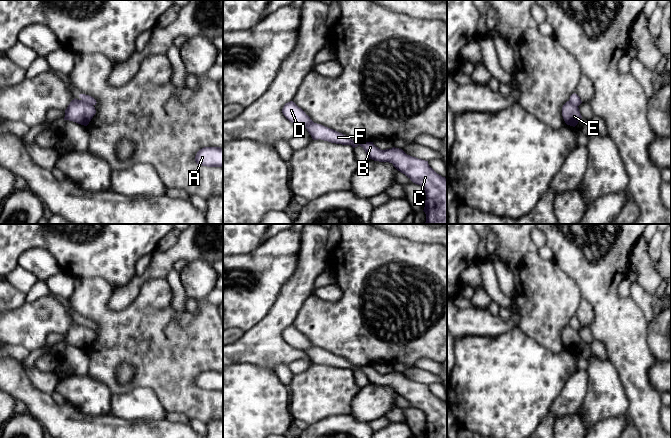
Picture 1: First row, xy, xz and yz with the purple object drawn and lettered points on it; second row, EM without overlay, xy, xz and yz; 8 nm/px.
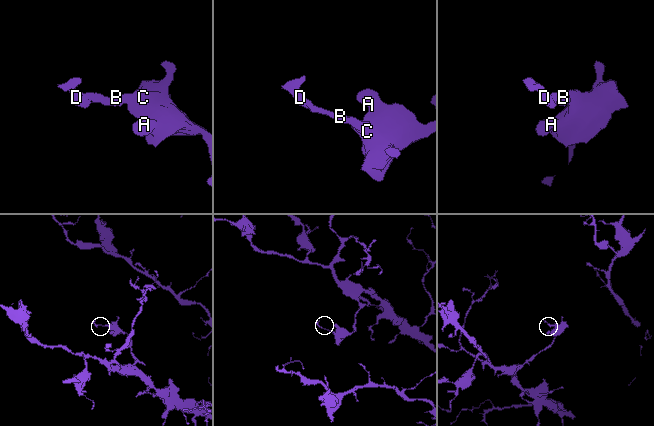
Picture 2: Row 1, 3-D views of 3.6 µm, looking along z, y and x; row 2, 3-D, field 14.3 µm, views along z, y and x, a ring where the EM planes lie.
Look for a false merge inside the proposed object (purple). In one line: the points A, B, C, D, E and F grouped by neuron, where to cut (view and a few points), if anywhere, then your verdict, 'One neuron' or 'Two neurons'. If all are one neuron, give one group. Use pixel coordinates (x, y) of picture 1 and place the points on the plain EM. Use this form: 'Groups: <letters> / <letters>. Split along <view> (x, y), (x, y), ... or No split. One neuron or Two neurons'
Groups: A B C F / D E. Split along xy (81, 324), (92, 329). Two neurons

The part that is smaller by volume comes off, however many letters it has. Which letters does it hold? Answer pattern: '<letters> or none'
D, E

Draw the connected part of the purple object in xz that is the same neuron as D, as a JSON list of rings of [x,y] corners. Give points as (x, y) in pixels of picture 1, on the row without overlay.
[[[293,325],[286,327],[282,333],[283,339],[291,347],[301,351],[307,351],[314,347],[310,341],[299,332]]]

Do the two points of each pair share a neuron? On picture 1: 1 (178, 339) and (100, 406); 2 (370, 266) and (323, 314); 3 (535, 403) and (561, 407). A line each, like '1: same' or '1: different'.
1: different
2: same
3: different

